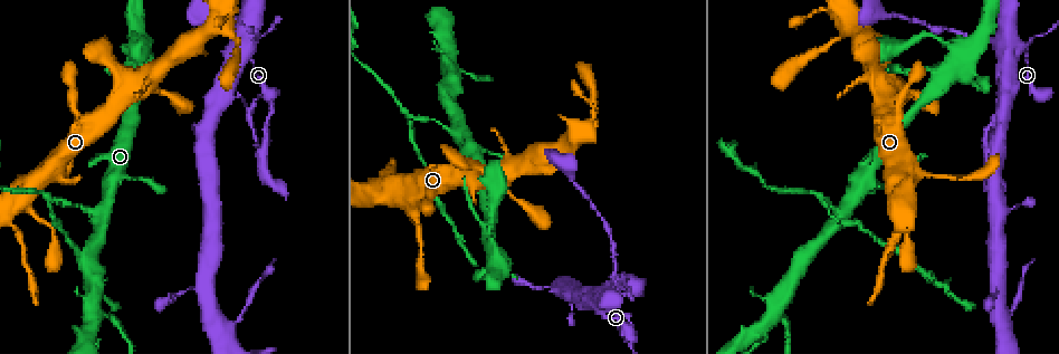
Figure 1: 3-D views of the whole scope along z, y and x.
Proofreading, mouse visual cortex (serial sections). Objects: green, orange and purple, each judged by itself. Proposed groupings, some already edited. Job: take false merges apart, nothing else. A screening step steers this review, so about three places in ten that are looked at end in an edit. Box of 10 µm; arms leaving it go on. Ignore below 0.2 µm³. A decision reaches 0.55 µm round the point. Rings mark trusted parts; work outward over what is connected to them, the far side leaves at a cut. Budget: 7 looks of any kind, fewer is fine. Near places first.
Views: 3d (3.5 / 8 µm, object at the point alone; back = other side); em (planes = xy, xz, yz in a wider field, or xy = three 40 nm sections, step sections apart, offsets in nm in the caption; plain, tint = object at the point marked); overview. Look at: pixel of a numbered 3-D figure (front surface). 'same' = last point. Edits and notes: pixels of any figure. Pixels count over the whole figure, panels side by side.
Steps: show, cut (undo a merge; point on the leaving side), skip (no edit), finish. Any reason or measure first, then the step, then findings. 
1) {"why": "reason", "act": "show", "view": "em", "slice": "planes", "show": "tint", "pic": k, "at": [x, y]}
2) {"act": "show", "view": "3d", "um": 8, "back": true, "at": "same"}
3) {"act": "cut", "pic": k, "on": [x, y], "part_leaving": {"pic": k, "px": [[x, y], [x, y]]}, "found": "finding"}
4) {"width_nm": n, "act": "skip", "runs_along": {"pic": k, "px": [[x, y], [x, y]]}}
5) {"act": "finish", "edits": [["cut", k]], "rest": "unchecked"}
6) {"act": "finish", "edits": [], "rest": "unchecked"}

{"why": "narrows sharply", "act": "show", "view": "3d", "um": 3.5, "pic": 1, "at": [74, 206]}

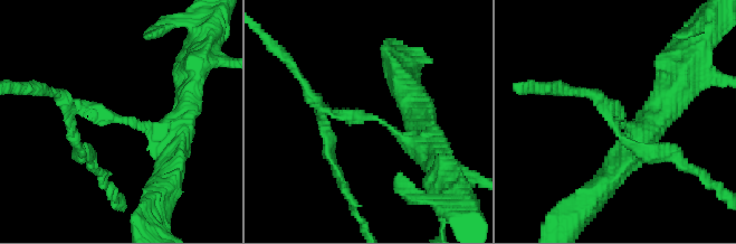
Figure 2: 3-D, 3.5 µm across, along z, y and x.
{"arm_widths_nm": [150, 300], "act": "show", "view": "em", "slice": "xy", "step": 2, "show": "tint", "pic": 2, "at": [118, 120]}

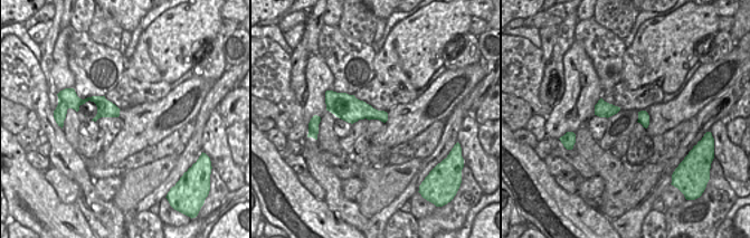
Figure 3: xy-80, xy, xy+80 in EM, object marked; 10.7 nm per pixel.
{"act": "cut", "pic": 2, "on": [107, 115], "part_leaving": {"pic": 2, "px": [[137, 125], [72, 109], [76, 142]]}, "found": "a second cell is stuck on"}

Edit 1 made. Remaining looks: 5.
{"act": "show", "view": "overview"}

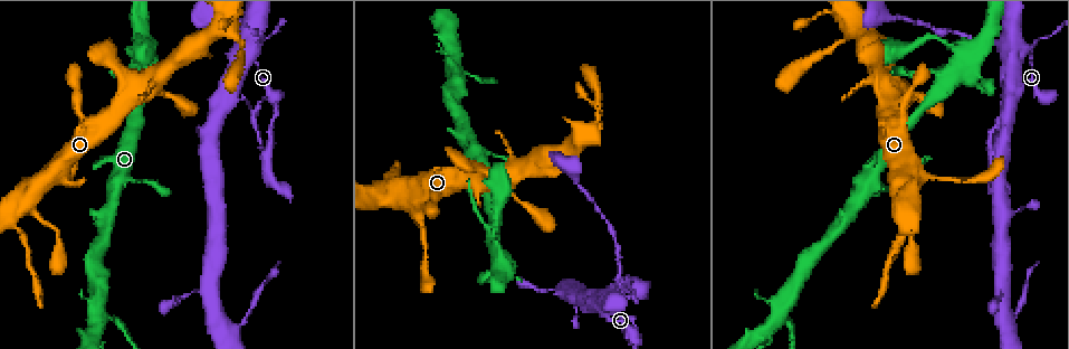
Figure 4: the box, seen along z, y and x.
{"why": "calibre changes", "act": "show", "view": "3d", "um": 8, "pic": 4, "at": [236, 100]}

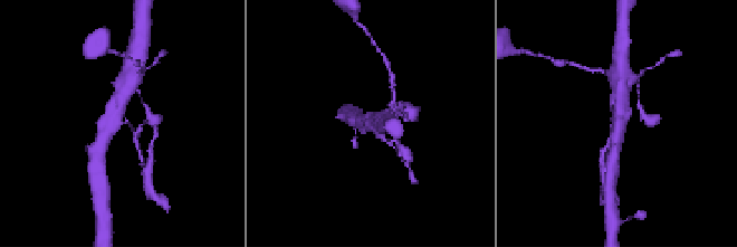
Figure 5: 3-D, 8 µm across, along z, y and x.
{"act": "show", "view": "em", "slice": "planes", "show": "tint", "at": "same"}

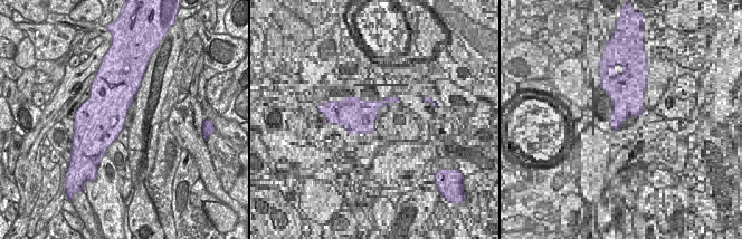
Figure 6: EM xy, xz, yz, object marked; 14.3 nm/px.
{"arms": 3, "arm_widths_nm": [100, 400, 400], "act": "cut", "pic": 5, "on": [135, 136], "part_leaving": {"pic": 5, "px": [[126, 123], [135, 135], [142, 164]]}, "found": "two cells meet here"}

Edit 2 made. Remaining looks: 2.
{"act": "finish", "edits": [["cut", 2], ["cut", 5]], "rest": "unchecked"}

